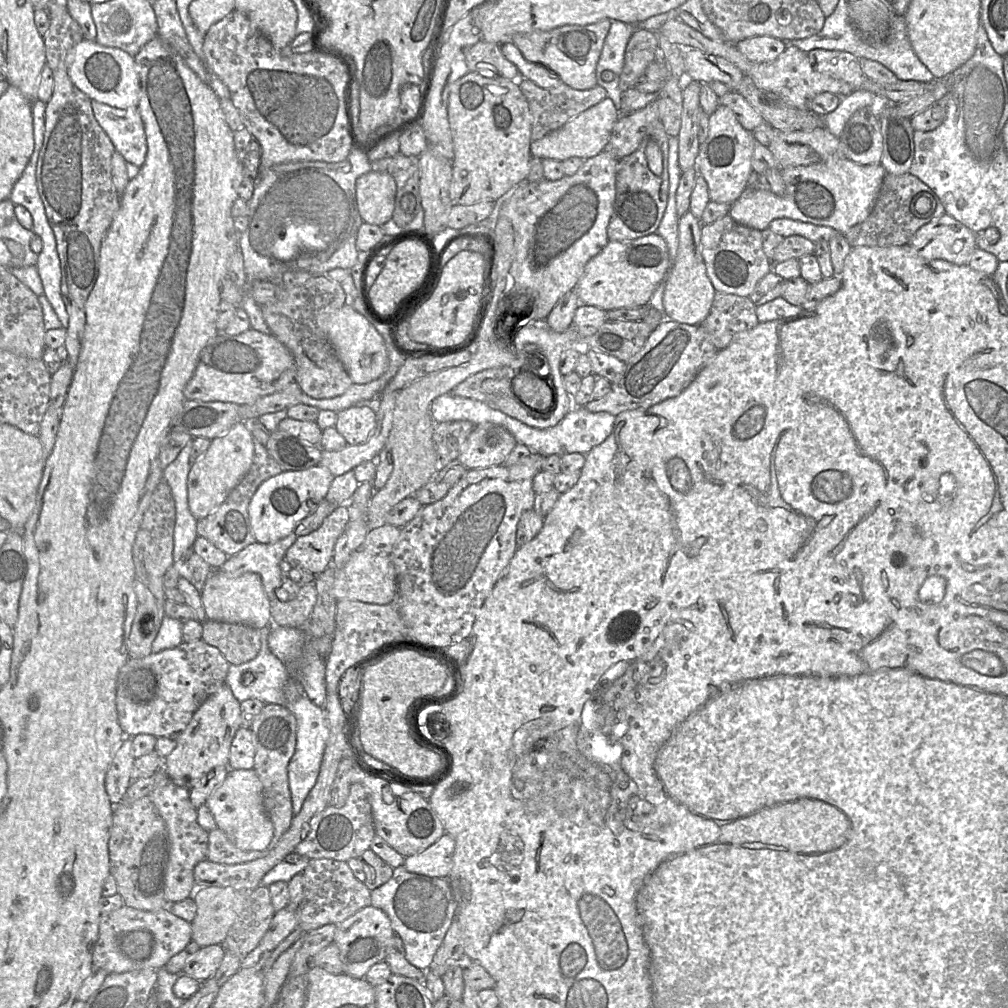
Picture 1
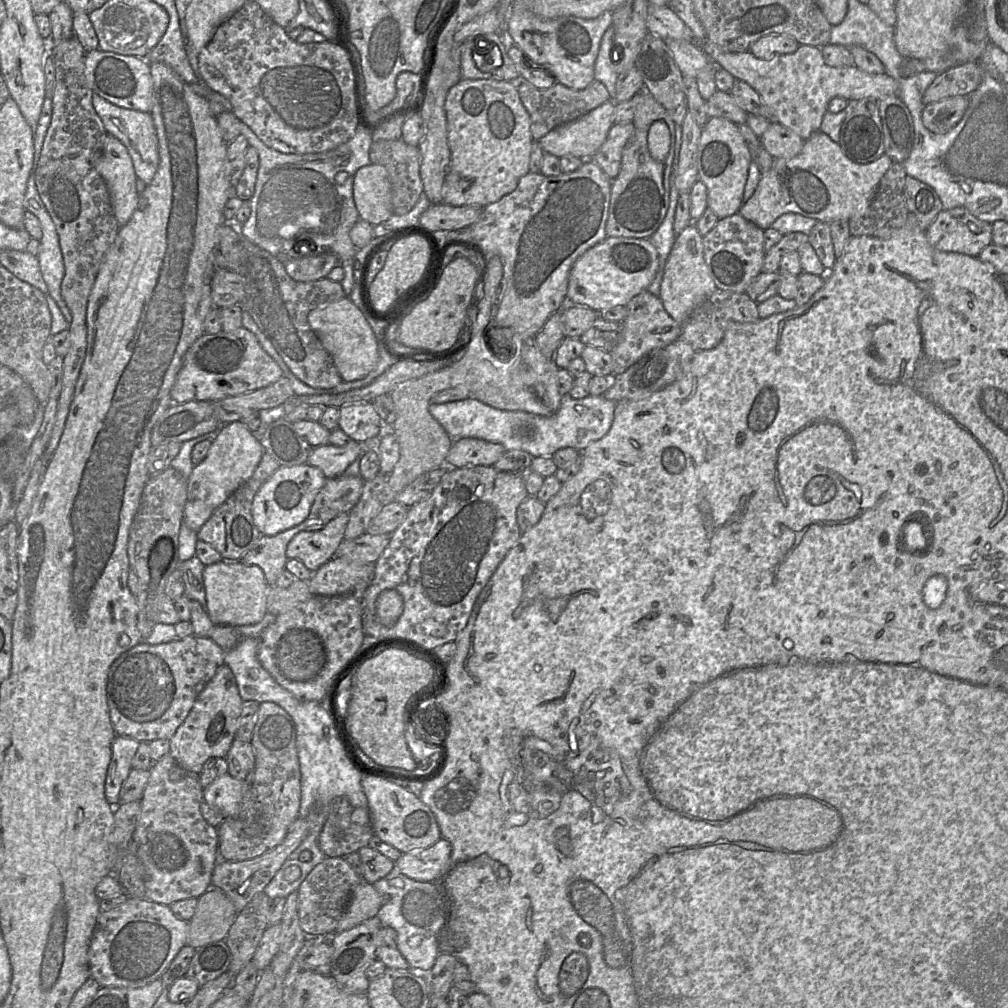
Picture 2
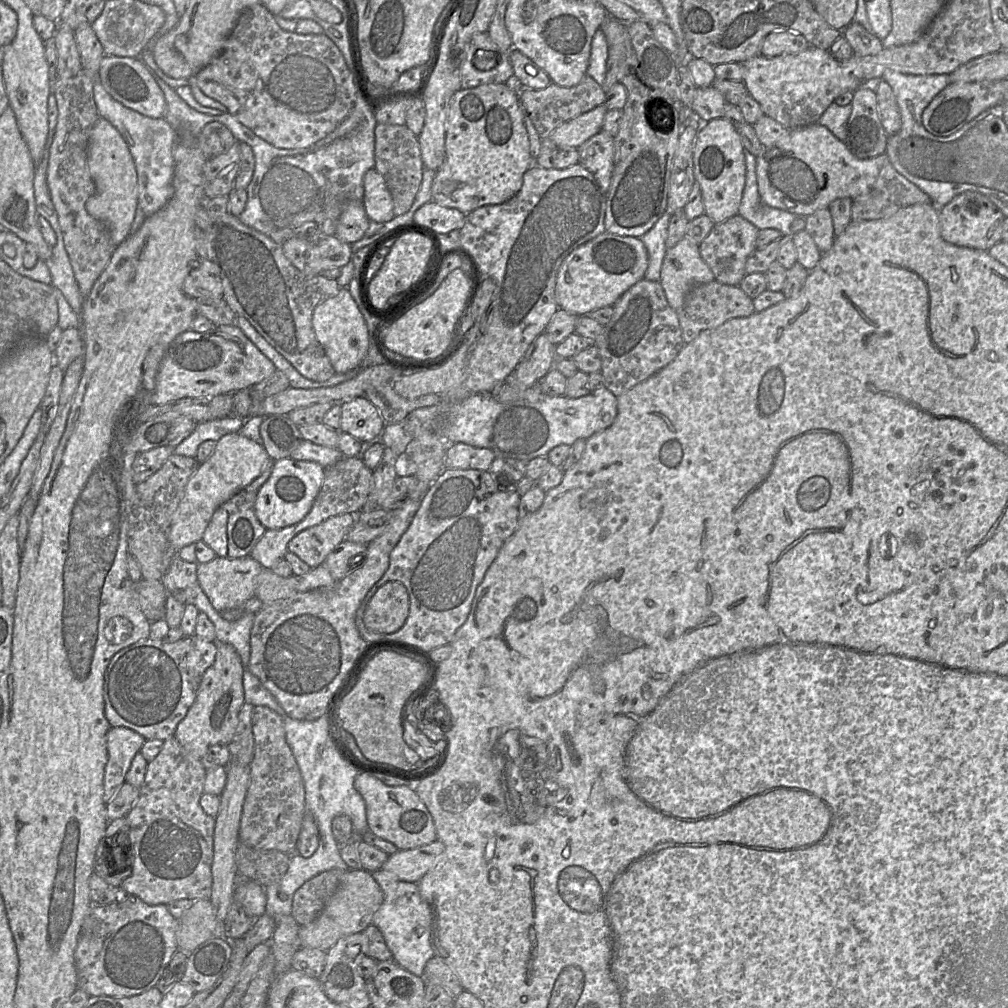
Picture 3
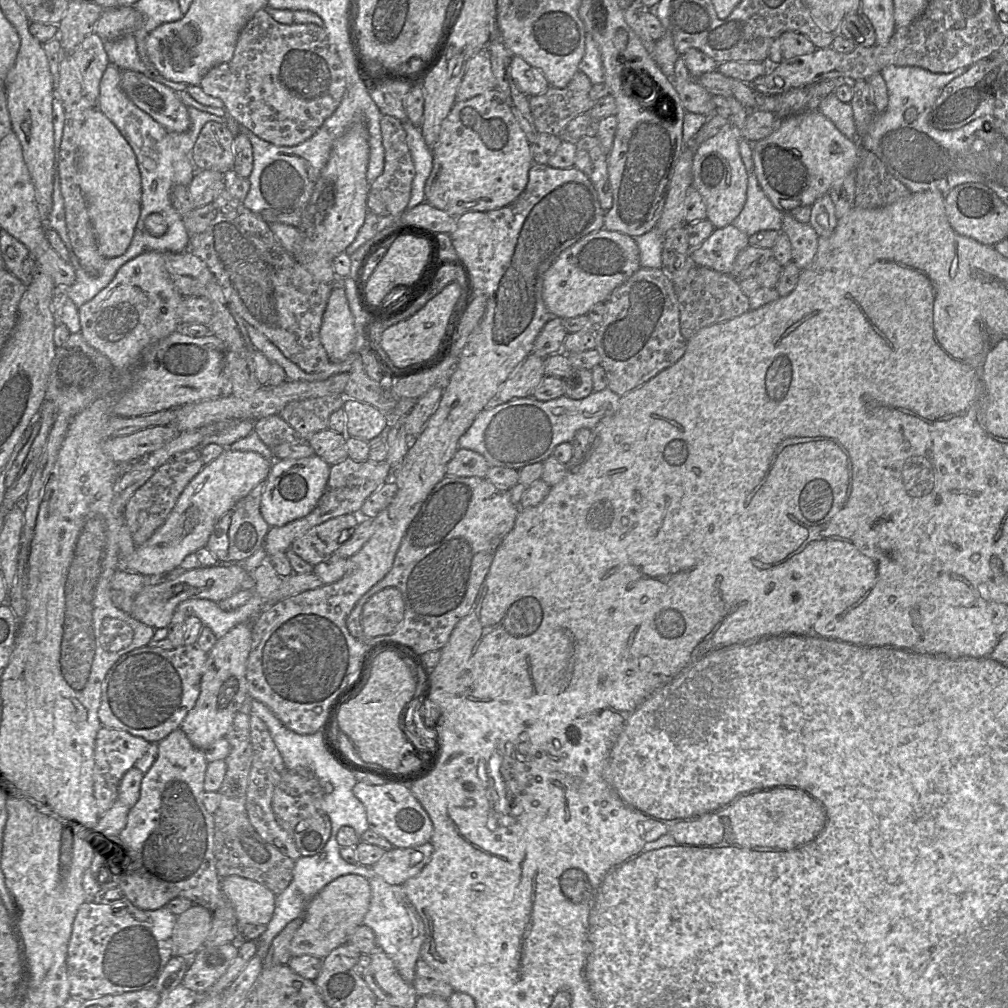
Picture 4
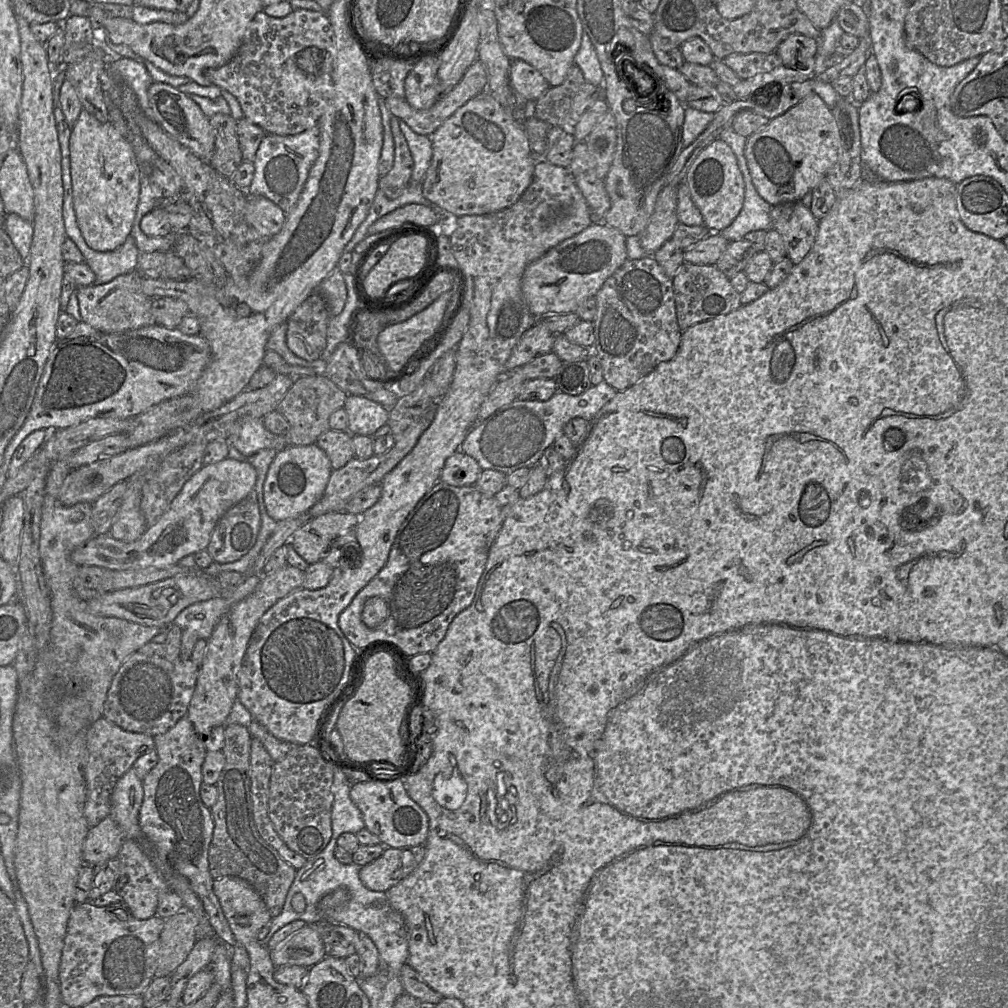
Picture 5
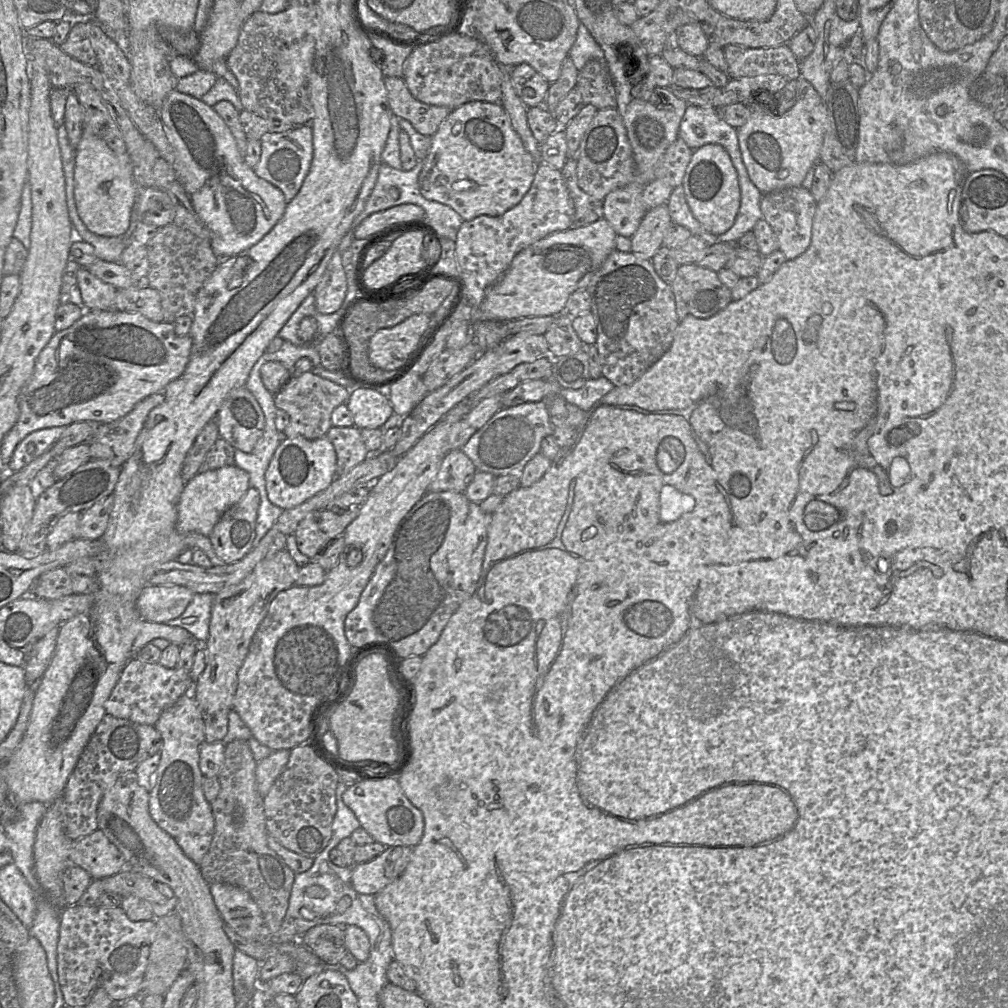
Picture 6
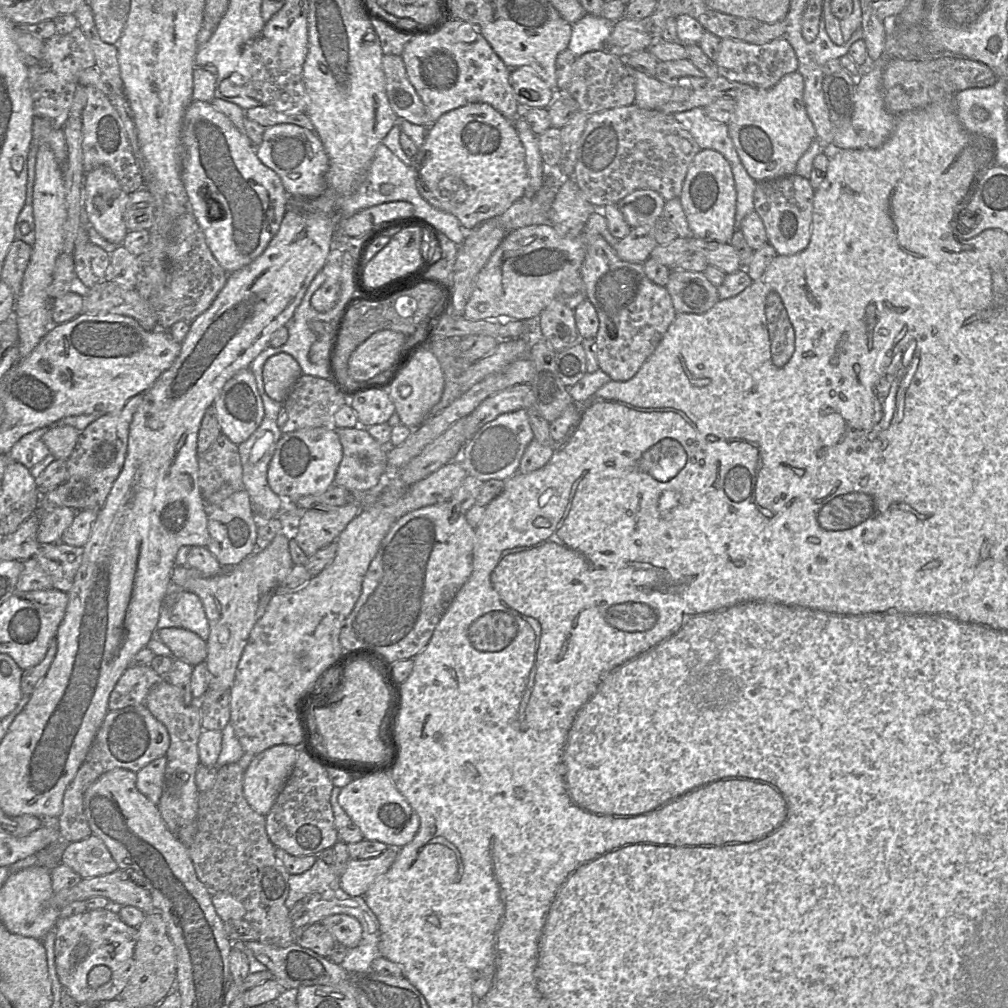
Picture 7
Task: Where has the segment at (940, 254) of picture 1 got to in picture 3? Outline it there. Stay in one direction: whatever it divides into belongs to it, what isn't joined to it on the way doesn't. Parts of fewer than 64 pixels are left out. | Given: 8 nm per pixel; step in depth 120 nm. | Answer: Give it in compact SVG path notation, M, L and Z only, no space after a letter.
M974 191L962 192L938 209L940 234L946 242L956 246L988 251L1001 241L1005 216L983 194Z

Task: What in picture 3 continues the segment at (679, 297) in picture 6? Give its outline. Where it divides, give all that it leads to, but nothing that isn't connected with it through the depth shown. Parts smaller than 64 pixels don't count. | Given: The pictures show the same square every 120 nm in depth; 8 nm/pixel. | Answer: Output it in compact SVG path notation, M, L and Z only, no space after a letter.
M717 280L695 285L687 293L678 314L685 344L692 342L702 331L715 329L733 318L748 317L755 312L753 300L739 286L722 284Z

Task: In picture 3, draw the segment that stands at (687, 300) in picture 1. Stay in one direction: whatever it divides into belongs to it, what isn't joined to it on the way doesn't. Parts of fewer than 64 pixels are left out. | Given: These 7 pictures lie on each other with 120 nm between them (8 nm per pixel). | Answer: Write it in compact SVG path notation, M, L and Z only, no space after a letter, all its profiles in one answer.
M687 235L674 247L667 249L661 268L660 283L671 308L679 310L687 293L695 285L709 283L715 276L700 255L699 245Z

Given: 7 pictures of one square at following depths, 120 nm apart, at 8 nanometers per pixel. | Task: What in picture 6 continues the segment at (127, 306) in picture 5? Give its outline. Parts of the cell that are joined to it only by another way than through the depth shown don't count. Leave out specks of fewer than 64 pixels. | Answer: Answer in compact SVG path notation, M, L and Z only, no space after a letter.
M80 266L77 272L77 286L86 310L115 310L117 288L103 282Z

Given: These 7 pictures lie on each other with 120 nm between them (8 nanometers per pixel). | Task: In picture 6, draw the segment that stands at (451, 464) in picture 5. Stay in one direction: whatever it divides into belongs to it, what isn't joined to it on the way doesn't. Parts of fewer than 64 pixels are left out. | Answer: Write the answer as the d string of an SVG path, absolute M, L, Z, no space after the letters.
M455 449L444 457L441 467L428 487L428 492L462 492L471 483L477 469L462 450Z

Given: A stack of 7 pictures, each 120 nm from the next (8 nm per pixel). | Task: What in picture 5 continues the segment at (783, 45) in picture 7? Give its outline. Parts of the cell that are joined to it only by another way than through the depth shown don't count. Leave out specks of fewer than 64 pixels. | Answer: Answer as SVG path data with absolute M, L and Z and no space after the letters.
M775 51L772 53L734 53L722 61L731 68L741 80L751 78L757 74L770 72L783 65L782 59Z

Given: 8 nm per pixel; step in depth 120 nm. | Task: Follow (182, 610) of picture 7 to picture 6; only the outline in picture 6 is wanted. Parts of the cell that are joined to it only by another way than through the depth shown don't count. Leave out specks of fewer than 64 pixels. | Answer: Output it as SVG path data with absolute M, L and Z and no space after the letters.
M195 593L186 610L176 619L166 622L187 630L198 644L206 642L209 636L211 609L215 594Z

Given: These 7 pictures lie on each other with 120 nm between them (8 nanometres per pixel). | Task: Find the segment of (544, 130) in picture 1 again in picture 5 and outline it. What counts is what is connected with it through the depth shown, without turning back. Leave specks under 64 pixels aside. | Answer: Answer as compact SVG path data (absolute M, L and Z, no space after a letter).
M572 65L561 85L550 87L535 101L534 116L572 133L576 123L573 122L571 113L572 101L584 83L586 81L581 69Z

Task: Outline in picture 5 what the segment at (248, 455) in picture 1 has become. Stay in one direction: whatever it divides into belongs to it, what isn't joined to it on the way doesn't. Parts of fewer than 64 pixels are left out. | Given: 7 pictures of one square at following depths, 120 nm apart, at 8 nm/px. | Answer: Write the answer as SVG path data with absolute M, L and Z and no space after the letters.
M225 458L203 465L184 484L168 509L157 522L148 527L136 541L125 542L109 533L96 534L84 545L75 549L71 560L78 566L93 565L108 570L164 569L187 555L207 549L212 531L221 517L244 499L256 483L256 470L246 461Z

